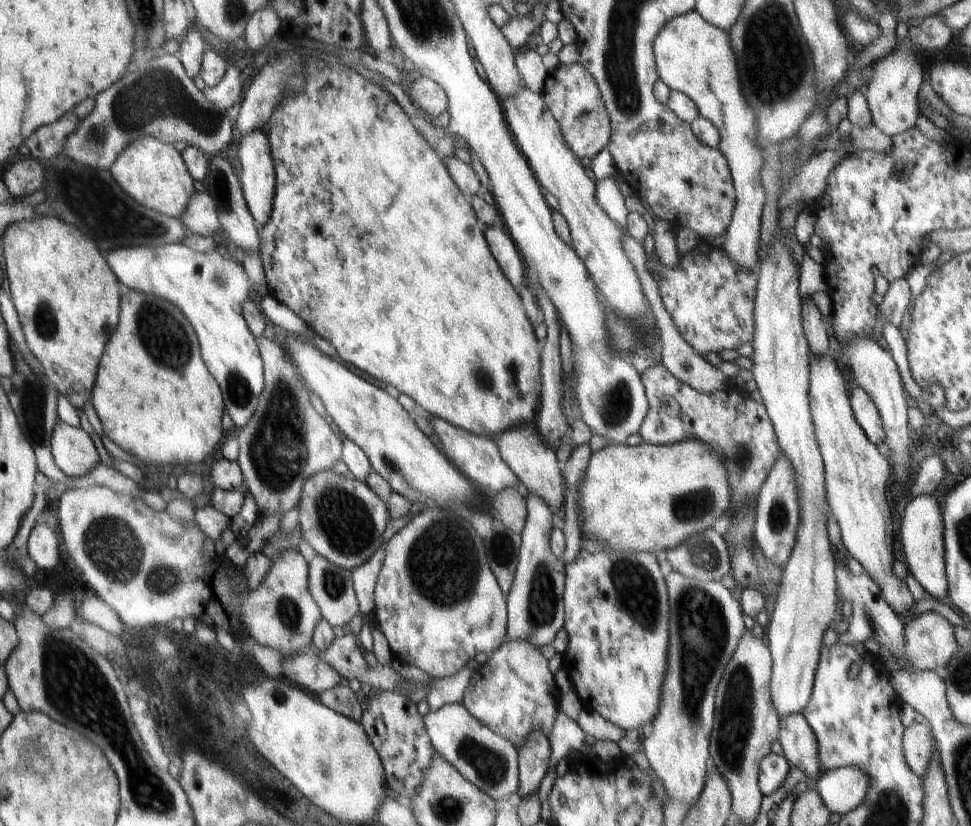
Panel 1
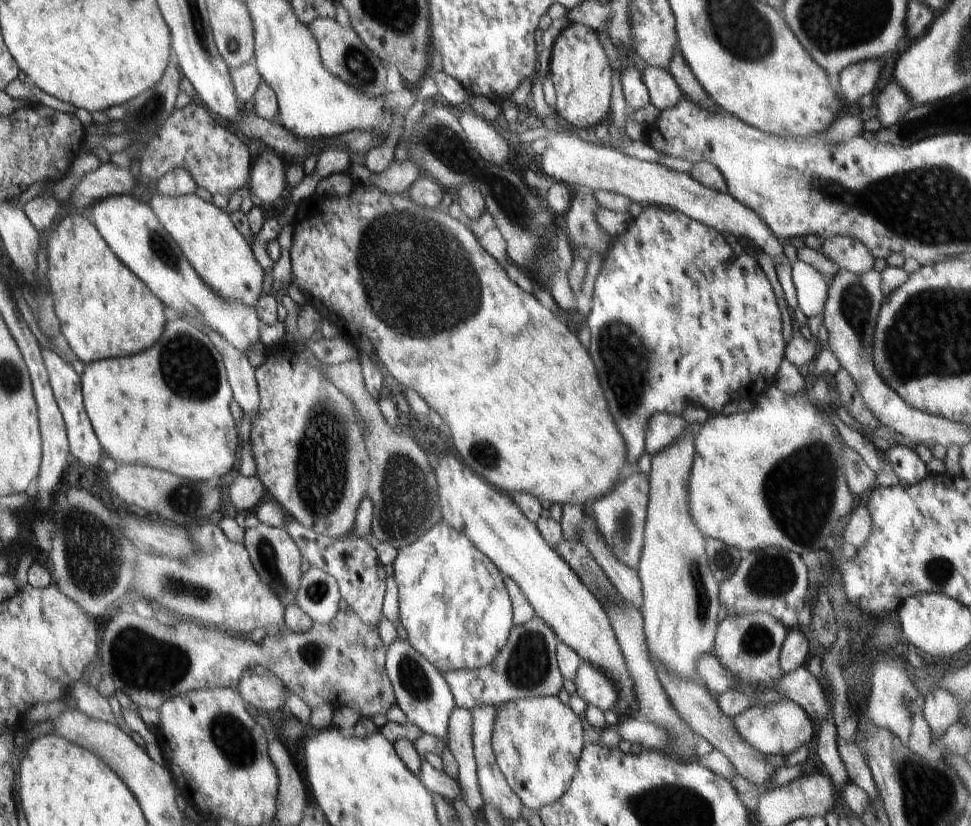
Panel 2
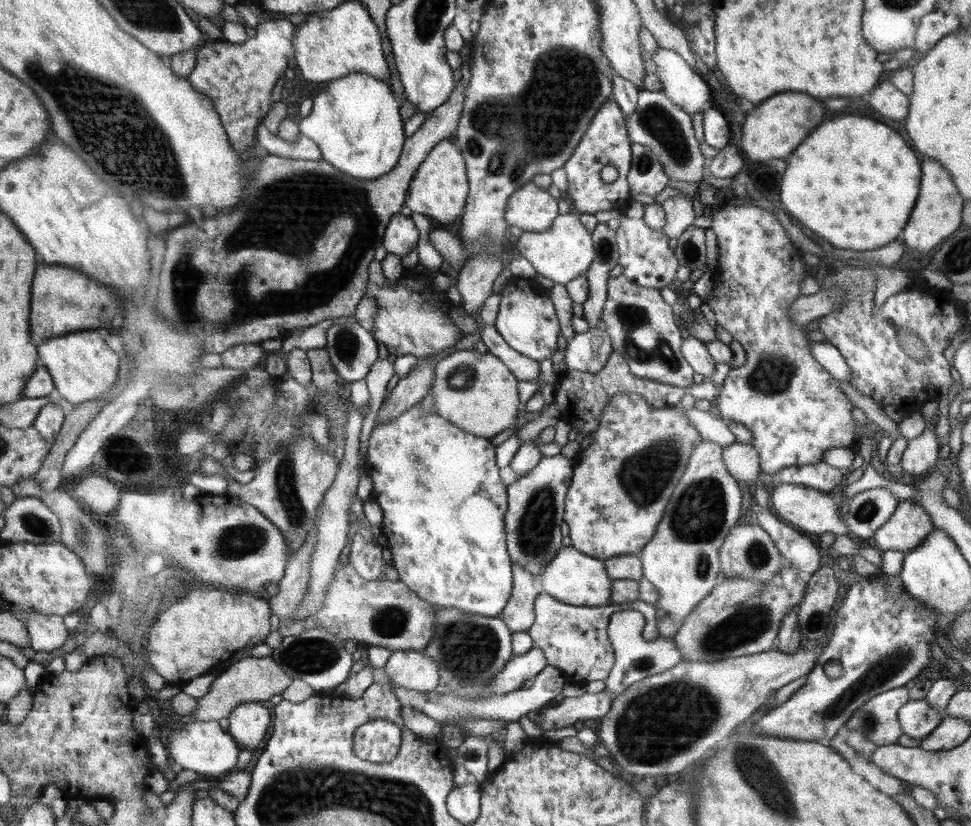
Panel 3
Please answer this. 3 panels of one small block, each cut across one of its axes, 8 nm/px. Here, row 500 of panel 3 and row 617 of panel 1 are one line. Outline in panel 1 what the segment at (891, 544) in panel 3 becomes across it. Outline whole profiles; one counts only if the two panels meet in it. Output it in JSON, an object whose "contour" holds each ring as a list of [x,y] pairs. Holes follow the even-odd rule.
{"contour":[[[810,354],[808,366],[810,374],[810,414],[812,424],[814,424],[816,442],[818,442],[824,464],[824,488],[826,490],[827,506],[838,521],[842,533],[841,551],[854,556],[862,564],[865,575],[870,576],[876,582],[876,586],[882,592],[882,598],[888,602],[892,611],[897,616],[906,616],[906,621],[903,621],[906,624],[915,616],[910,614],[914,610],[915,602],[906,582],[897,578],[892,571],[895,562],[893,544],[896,532],[894,526],[892,526],[892,514],[890,514],[890,506],[886,501],[885,489],[889,480],[892,479],[892,468],[887,462],[887,458],[880,454],[877,446],[870,442],[858,422],[856,422],[852,406],[850,406],[850,392],[846,388],[847,379],[836,364],[836,360],[832,359],[829,354],[822,354],[818,358],[814,354]]]}

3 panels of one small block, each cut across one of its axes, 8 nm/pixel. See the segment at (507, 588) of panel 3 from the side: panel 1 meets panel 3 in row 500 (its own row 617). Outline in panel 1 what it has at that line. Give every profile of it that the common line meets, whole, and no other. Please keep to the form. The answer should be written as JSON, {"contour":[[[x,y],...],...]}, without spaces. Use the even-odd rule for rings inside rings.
{"contour":[[[428,506],[410,520],[397,534],[394,534],[388,542],[384,544],[384,560],[382,568],[378,572],[376,587],[374,588],[375,608],[373,611],[374,622],[378,630],[384,634],[392,656],[407,665],[417,666],[424,670],[426,674],[435,678],[454,676],[476,656],[476,654],[488,654],[497,650],[506,640],[507,630],[507,603],[505,595],[502,594],[494,574],[492,574],[487,562],[486,552],[484,550],[483,539],[476,533],[476,530],[464,518],[448,512],[447,509],[438,509]]]}

